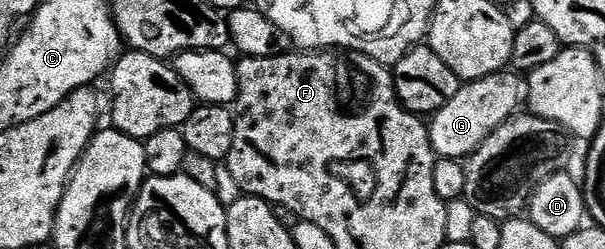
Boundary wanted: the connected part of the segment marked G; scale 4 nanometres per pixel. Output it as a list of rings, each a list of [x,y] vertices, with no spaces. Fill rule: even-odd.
[[[502,70],[482,80],[462,83],[459,94],[446,102],[429,124],[434,152],[446,160],[464,161],[496,128],[514,116],[520,104],[522,107],[523,80],[516,71]]]

